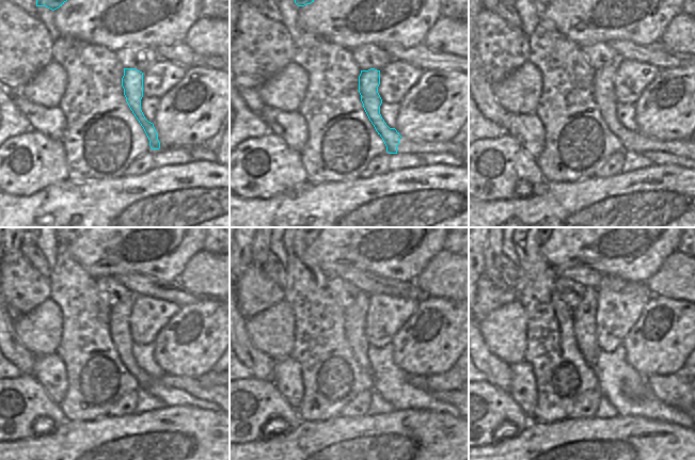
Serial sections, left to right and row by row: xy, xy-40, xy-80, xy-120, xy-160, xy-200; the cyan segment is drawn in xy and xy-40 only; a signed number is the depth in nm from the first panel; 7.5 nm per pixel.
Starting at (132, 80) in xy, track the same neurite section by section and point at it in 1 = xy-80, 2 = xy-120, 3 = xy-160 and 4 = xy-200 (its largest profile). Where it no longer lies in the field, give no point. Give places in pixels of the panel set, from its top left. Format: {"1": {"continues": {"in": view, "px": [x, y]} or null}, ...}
{"1": {"continues": {"in": "xy-80", "px": [603, 91]}}, "2": {"continues": {"in": "xy-120", "px": [119, 319]}}, "3": {"continues": {"in": "xy-160", "px": [354, 314]}}, "4": {"continues": {"in": "xy-200", "px": [585, 314]}}}

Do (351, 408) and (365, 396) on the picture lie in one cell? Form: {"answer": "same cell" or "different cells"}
{"answer": "same cell"}

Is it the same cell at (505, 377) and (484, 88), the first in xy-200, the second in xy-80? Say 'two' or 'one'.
one

